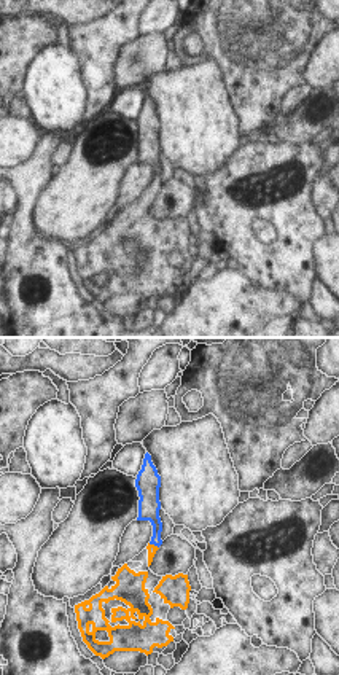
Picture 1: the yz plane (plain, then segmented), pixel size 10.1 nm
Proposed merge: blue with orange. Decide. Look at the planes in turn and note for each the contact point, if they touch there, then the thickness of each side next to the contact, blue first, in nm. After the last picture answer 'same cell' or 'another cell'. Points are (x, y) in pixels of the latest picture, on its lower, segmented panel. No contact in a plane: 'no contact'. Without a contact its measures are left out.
meets blue at (153, 543); 120 nm thick on the blue side, 100 nm on the other

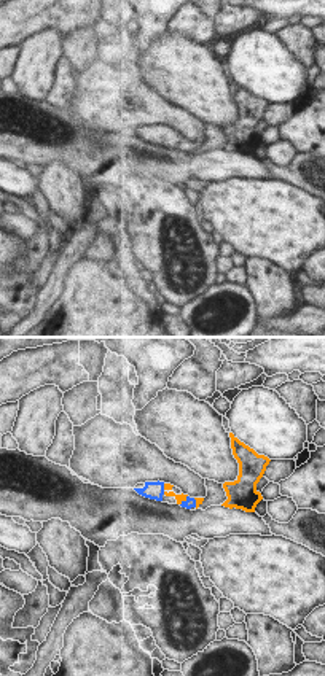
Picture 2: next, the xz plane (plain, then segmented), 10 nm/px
meets blue at (187, 500); 100 nm thick on the blue side, 70 nm on the other

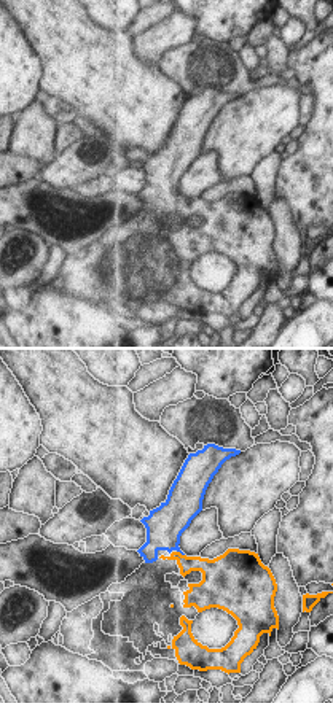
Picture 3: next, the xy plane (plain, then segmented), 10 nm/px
meets blue at (180, 552); 320 nm thick on the blue side, 160 nm on the other

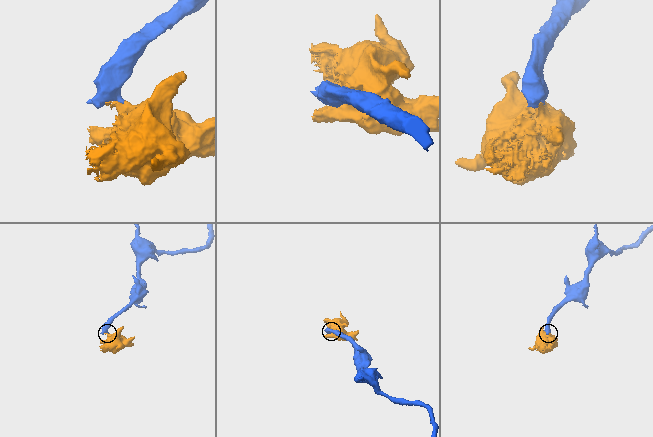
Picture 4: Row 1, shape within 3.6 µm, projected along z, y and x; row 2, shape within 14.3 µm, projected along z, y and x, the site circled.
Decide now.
same cell

